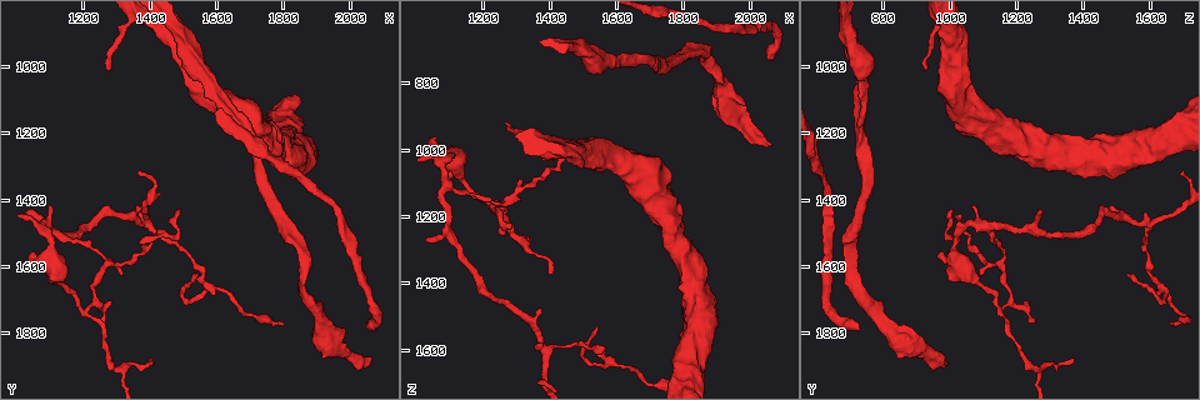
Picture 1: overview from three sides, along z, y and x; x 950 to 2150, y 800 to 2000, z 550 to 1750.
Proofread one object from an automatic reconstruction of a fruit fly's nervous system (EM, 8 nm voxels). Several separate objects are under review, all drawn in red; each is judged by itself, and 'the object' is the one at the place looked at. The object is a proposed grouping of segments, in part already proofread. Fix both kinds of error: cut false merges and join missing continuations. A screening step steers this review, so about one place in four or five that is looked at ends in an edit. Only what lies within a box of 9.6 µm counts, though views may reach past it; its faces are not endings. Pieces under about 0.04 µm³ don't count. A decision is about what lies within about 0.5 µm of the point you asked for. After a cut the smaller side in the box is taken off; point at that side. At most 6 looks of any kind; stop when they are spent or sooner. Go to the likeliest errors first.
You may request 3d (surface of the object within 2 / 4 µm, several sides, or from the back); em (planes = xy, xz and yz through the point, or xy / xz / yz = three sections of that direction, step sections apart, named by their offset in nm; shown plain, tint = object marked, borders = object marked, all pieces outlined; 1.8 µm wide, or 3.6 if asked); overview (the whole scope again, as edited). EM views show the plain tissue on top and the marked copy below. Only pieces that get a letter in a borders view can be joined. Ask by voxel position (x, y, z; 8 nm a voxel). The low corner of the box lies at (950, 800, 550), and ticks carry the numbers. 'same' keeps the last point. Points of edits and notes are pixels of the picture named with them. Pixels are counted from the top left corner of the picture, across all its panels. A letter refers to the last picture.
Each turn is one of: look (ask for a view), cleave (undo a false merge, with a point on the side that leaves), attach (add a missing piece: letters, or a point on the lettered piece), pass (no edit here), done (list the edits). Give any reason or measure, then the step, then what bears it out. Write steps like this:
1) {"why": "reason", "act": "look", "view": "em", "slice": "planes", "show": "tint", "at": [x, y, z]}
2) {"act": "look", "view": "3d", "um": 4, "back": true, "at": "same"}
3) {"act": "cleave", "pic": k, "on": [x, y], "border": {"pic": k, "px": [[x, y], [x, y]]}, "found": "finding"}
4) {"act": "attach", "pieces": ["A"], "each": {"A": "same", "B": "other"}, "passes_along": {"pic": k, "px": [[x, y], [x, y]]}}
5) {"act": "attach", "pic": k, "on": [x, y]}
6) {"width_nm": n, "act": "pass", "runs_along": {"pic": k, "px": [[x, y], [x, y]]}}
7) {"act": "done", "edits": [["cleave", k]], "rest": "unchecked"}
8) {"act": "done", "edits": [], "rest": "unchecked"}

{"act": "look", "view": "em", "slice": "planes", "show": "borders", "at": [1800, 1770, 1660]}

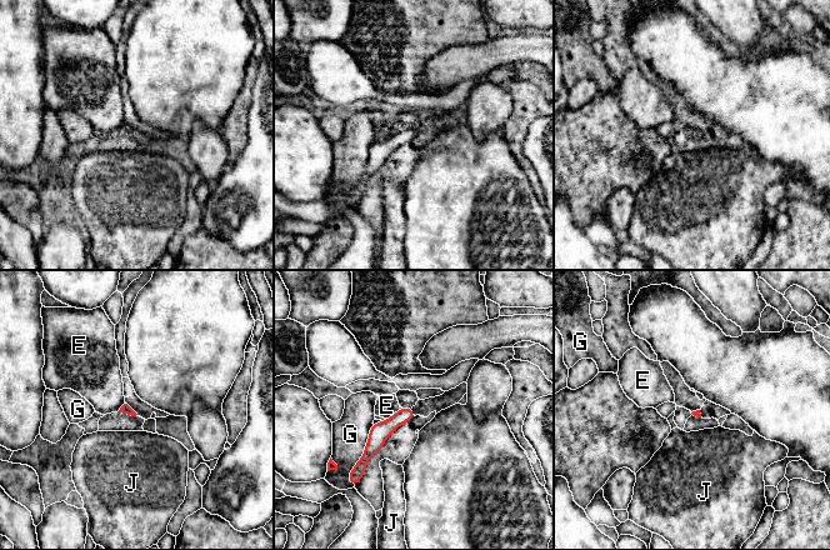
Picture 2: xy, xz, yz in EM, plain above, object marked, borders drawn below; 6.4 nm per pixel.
{"act": "pass", "each": {"E": "other", "G": "other", "J": "other"}, "runs_along": {"pic": 2, "px": [[409, 410], [376, 439], [363, 464]]}, "found": "no lettered piece goes on from it"}

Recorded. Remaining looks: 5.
{"why": "closes a loop", "act": "look", "view": "em", "slice": "xy", "step": 16, "show": "tint", "at": [1240, 1550, 1170]}

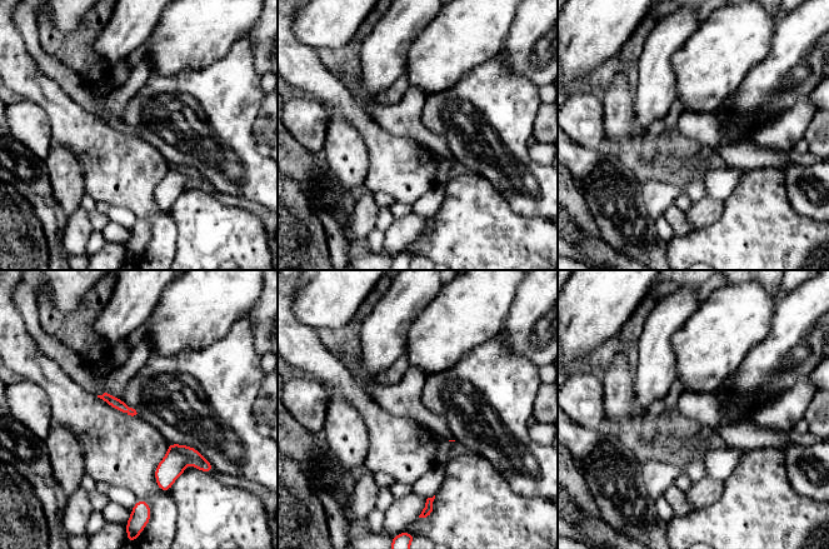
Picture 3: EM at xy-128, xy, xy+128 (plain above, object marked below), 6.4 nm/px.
{"act": "look", "view": "em", "slice": "planes", "show": "borders", "at": "same"}

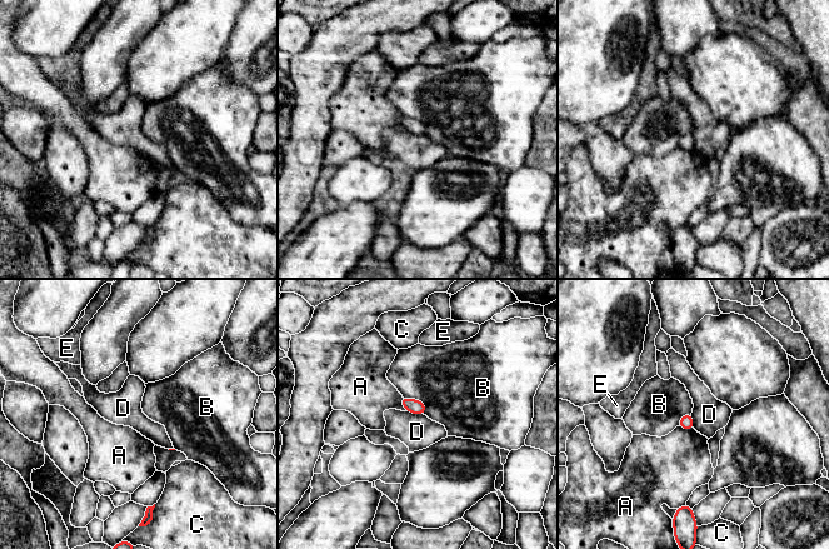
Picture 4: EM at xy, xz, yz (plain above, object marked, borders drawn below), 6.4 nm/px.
{"act": "pass", "each": {"A": "other", "B": "other", "C": "other", "D": "other", "E": "other"}, "found": "all the same neuron"}

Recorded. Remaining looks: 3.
{"why": "an open end", "act": "look", "view": "3d", "um": 2, "back": true, "at": [1370, 1330, 1690]}

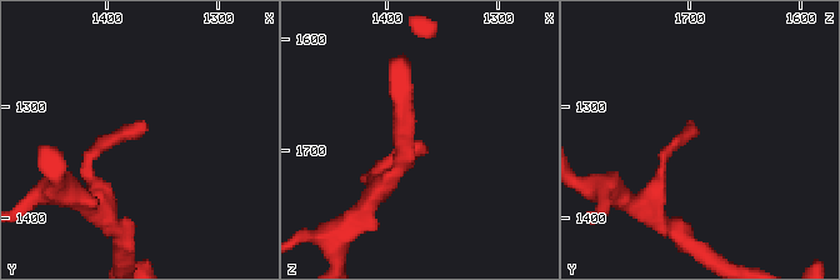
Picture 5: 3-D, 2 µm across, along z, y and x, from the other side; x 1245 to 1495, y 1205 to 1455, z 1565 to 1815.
{"why": "shape alone is not enough", "act": "look", "view": "em", "slice": "planes", "show": "borders", "at": [1366, 1320, 1694]}

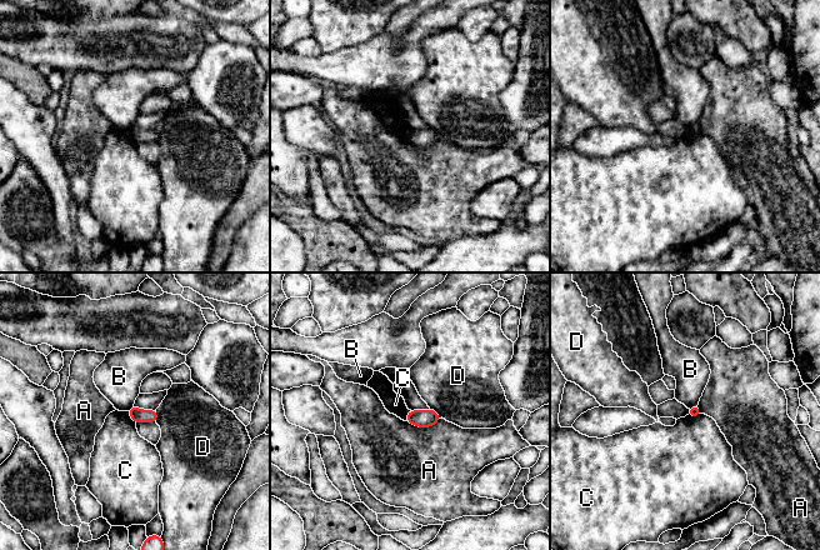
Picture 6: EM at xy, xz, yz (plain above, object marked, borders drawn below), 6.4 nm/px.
{"width_nm": 80, "act": "pass", "each": {"A": "other", "B": "other", "C": "other", "D": "other"}, "border": {"pic": 6, "px": [[701, 414], [694, 418], [688, 415]]}, "found": "no lettered piece goes on from it"}

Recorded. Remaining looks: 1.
{"act": "done", "edits": [], "rest": "unchecked"}

